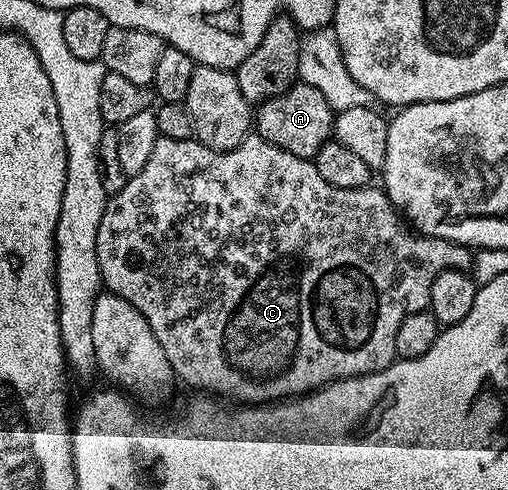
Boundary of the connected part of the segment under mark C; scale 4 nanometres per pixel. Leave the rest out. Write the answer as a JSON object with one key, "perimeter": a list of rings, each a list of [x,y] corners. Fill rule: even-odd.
{"perimeter":[[[248,135],[240,145],[229,151],[213,151],[194,139],[186,141],[159,137],[157,143],[153,143],[153,152],[149,154],[145,167],[141,167],[137,175],[128,177],[121,191],[110,194],[105,215],[101,215],[101,227],[97,227],[97,263],[101,267],[106,292],[116,293],[125,299],[125,303],[133,303],[133,307],[145,315],[145,323],[153,327],[153,335],[157,335],[157,343],[161,343],[165,359],[169,359],[172,374],[178,380],[180,377],[185,384],[192,385],[195,391],[248,405],[294,399],[314,393],[334,381],[376,373],[389,367],[396,360],[397,327],[401,327],[402,321],[409,315],[428,308],[433,279],[437,279],[441,271],[470,270],[472,260],[473,253],[468,246],[458,245],[449,239],[425,237],[408,228],[382,188],[333,187],[321,179],[314,160],[289,155],[289,151],[258,135]]]}

